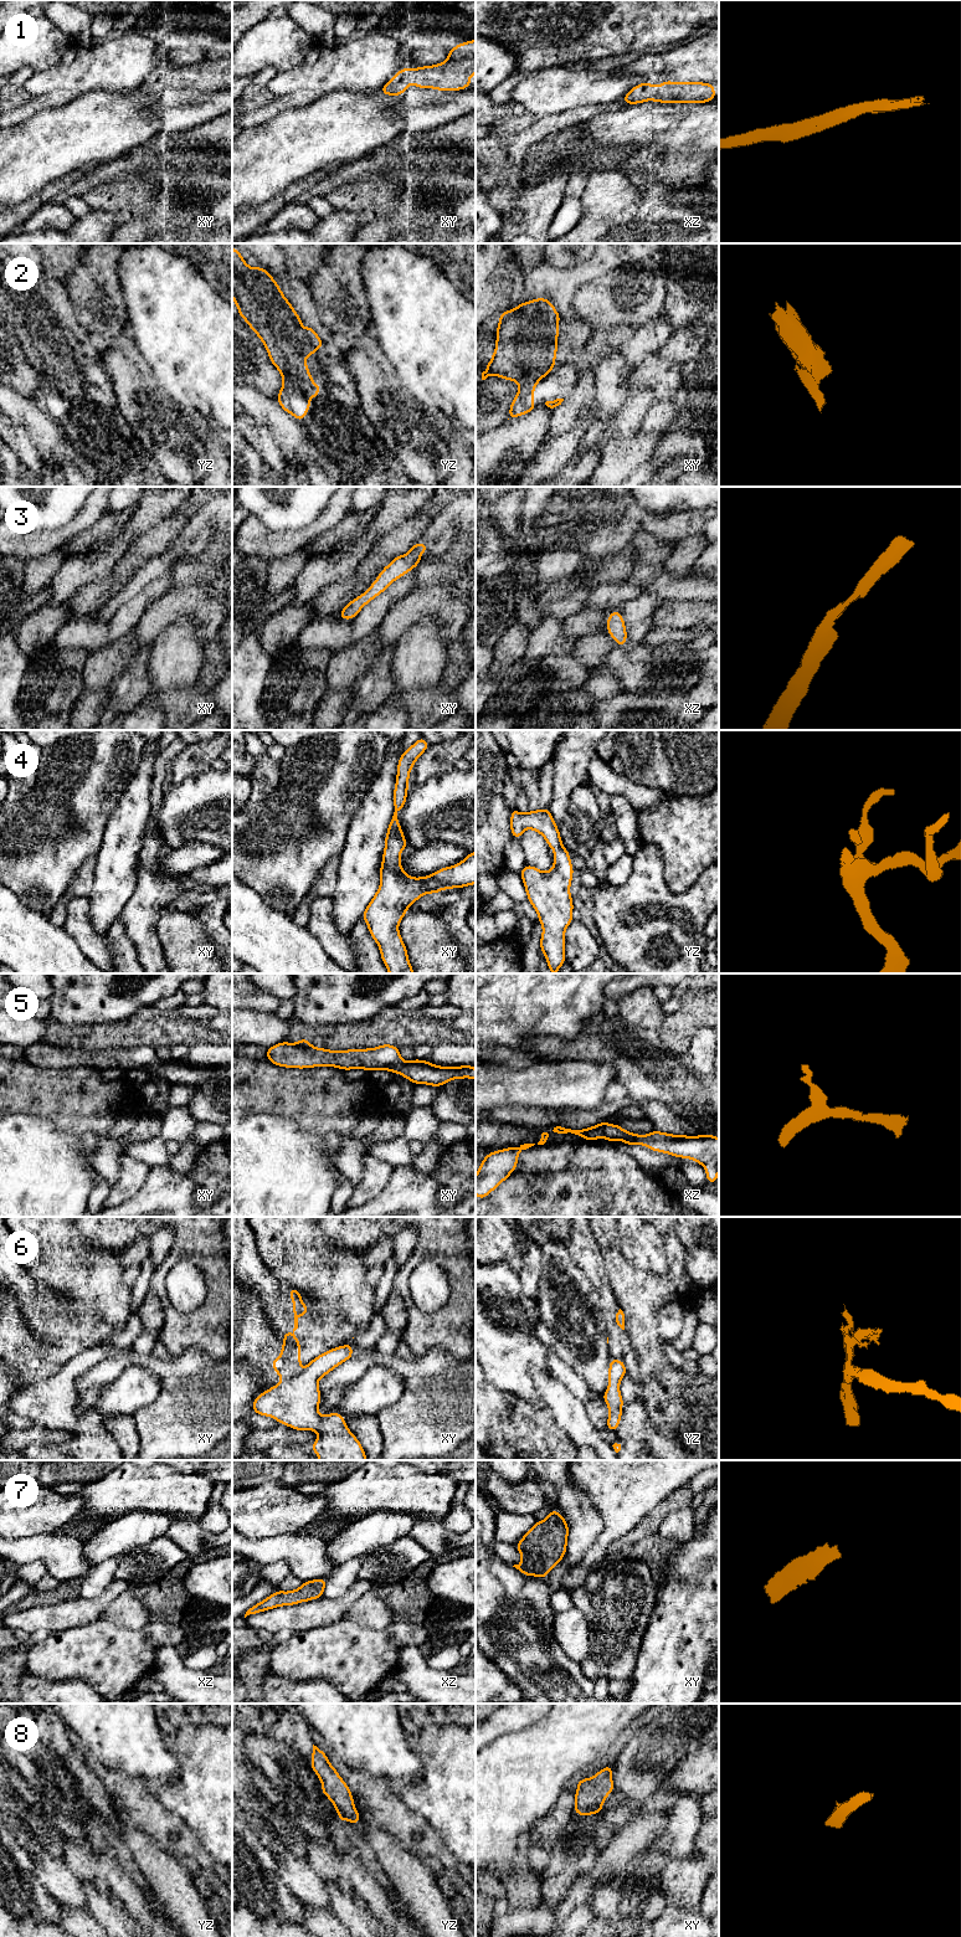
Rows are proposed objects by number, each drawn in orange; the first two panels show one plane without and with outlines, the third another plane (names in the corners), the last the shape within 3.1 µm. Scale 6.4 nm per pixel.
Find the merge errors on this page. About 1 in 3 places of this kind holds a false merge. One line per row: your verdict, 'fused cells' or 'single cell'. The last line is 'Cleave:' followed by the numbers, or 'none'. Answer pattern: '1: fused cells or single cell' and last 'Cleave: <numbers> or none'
1: single cell
2: fused cells
3: single cell
4: single cell
5: single cell
6: single cell
7: single cell
8: single cell
Cleave: 2

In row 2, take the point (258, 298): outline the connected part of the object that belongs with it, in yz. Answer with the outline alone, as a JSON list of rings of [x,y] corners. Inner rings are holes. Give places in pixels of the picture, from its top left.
[[[232,247],[232,297],[240,317],[262,340],[271,363],[278,369],[283,382],[298,387],[307,397],[317,397],[323,386],[318,386],[309,374],[305,356],[324,344],[314,329],[302,323],[278,283],[263,267],[250,267],[237,248]]]

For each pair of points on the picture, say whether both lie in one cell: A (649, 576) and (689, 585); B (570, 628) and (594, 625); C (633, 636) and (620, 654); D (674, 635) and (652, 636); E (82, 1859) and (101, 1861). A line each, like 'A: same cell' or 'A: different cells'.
A: same cell
B: same cell
C: different cells
D: same cell
E: different cells

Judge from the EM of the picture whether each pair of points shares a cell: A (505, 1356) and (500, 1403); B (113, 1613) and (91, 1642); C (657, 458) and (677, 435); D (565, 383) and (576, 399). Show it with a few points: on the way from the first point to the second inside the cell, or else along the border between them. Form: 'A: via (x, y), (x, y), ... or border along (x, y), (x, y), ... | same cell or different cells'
A: border along (488, 1380), (496, 1387), (513, 1392), (529, 1401) | different cells
B: border along (99, 1618), (113, 1620), (135, 1630) | different cells
C: via (663, 452), (674, 441) | same cell
D: border along (577, 378), (571, 391), (565, 397) | different cells

